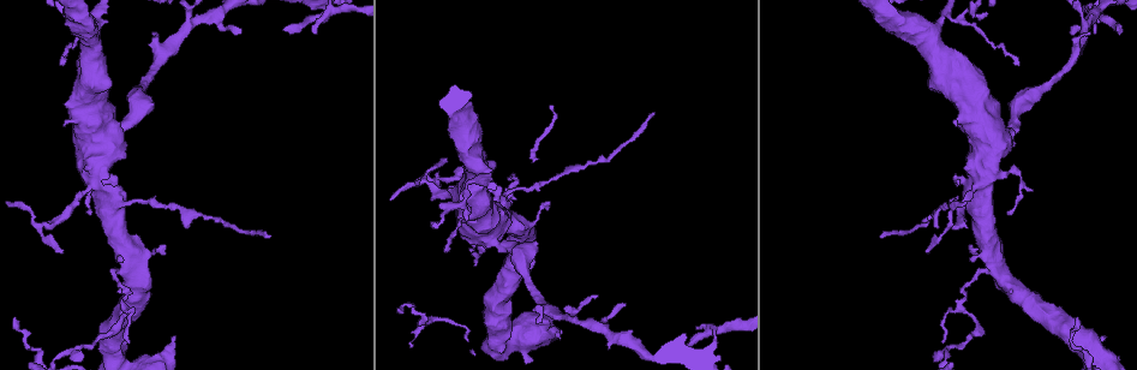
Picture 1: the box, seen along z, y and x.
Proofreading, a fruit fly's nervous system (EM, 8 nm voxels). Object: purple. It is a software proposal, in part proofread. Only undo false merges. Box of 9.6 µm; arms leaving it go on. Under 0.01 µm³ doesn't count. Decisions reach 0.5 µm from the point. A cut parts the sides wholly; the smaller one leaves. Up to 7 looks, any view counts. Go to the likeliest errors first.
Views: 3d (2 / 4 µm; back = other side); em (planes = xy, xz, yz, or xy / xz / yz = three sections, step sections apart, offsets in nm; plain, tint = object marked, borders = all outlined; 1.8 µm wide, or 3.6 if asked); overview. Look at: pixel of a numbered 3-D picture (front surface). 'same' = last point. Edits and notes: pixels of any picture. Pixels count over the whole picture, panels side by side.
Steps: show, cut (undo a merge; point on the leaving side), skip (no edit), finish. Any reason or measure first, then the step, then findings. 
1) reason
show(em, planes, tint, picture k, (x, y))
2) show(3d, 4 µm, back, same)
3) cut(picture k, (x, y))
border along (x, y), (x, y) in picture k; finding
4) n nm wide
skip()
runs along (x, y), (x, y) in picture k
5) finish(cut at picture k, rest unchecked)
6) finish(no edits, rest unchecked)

thick turns thin
show(3d, 4 µm, picture 1, (333, 12))

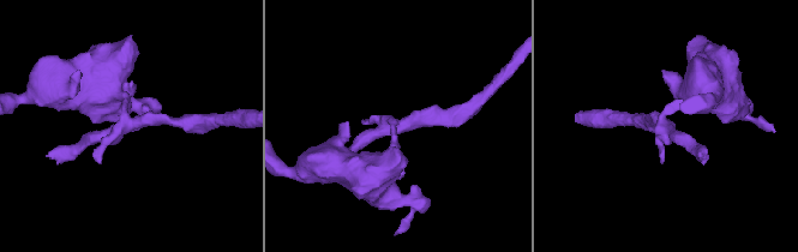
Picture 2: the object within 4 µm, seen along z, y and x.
3 arms; arms of 180, 190, 300 nm; shape alone is not enough
show(em, planes, plain, picture 2, (128, 124))

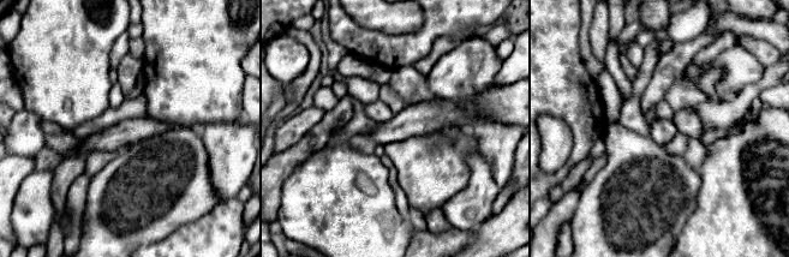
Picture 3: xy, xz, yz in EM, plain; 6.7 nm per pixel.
where the object lies
show(em, planes, tint, same)

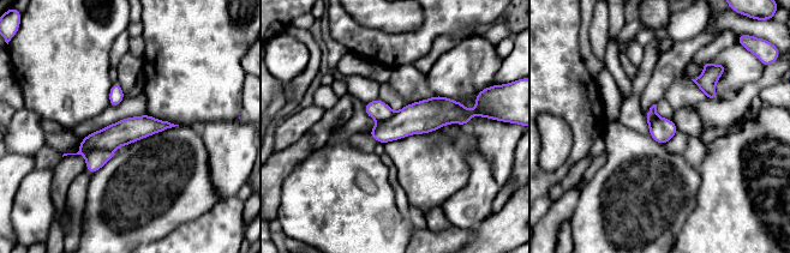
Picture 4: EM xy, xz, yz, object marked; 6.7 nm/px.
160 nm wide
cut(picture 4, (126, 131))
border along (113, 150), (91, 149), (83, 155) in picture 4; a second neuron is stuck on

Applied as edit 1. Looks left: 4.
show(overview)

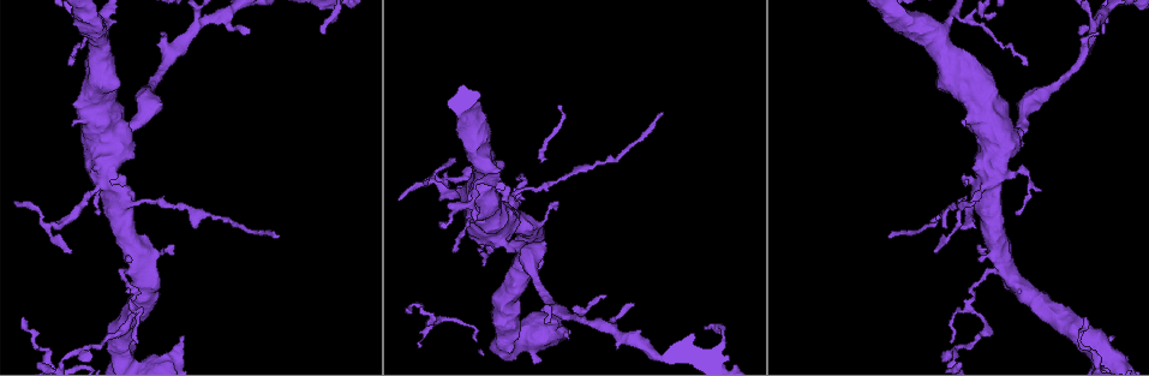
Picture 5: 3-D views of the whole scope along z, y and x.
show(3d, 4 µm, picture 5, (94, 105))

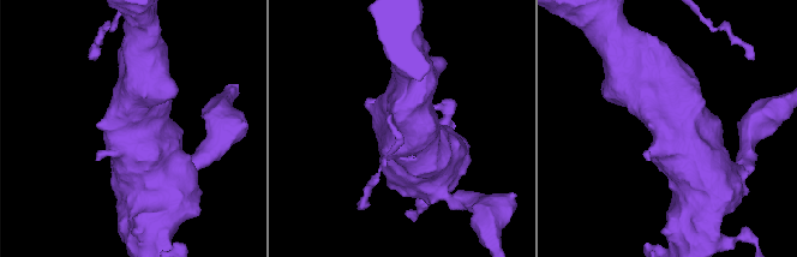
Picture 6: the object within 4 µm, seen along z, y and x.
shape alone is not enough
show(em, 3.6 µm, planes, tint, picture 6, (137, 128))

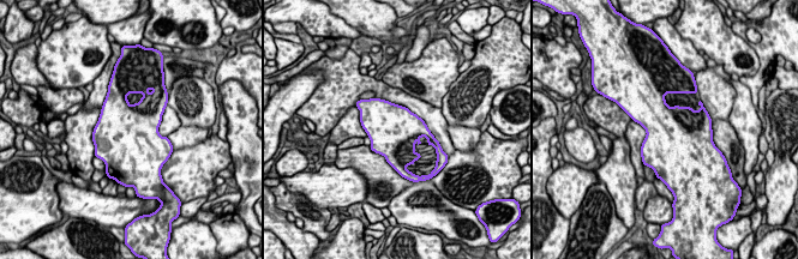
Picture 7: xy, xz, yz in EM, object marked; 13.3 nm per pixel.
skip()
one neuron here

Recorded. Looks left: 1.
finish(cut at picture 4, rest unchecked)

